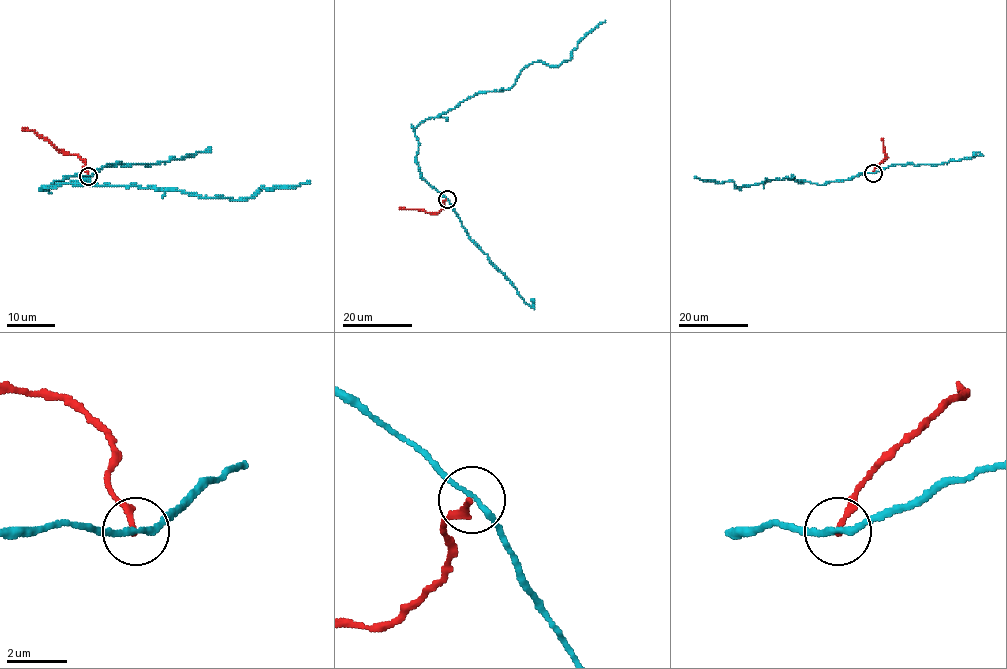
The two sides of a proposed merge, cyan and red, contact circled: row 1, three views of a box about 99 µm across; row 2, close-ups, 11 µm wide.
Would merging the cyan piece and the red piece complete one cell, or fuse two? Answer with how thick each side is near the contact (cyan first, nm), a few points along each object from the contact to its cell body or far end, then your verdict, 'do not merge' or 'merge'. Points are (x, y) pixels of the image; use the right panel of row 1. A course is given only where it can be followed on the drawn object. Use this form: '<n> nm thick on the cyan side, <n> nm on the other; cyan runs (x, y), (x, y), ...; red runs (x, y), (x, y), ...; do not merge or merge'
170 nm thick on the cyan side, 180 nm on the other; cyan runs (872, 173), (823, 184), (788, 177), (767, 179), (736, 188), (740, 190), (732, 181), (695, 177); red runs (873, 173), (887, 157), (882, 139); do not merge

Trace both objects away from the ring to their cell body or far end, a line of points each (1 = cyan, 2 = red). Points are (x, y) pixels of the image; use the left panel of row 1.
1: (88, 177), (67, 175), (46, 189), (49, 192), (43, 187), (134, 185), (246, 200), (262, 187), (310, 183)
2: (88, 177), (84, 162), (76, 154), (63, 154), (34, 131), (23, 128)

